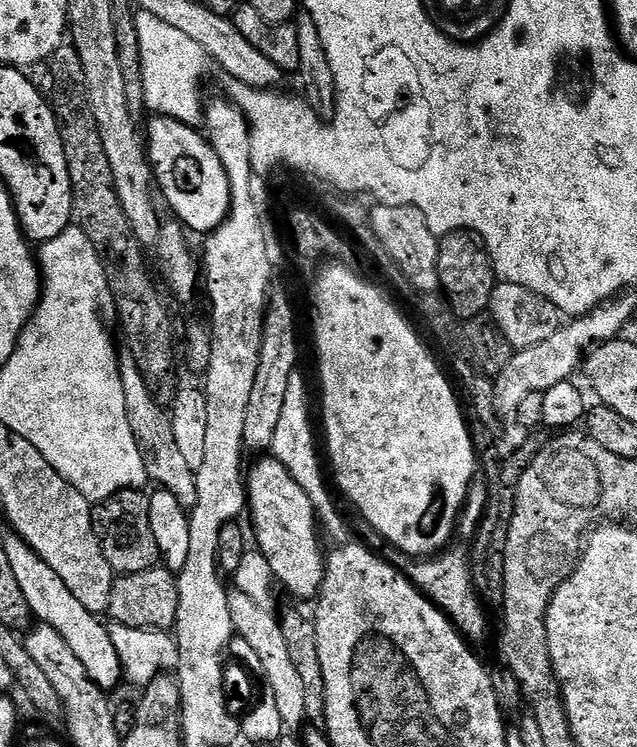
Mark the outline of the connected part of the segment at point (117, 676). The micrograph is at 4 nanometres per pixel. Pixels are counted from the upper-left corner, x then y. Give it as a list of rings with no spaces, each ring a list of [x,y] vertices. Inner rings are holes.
[[[15,534],[8,536],[7,539],[3,539],[2,545],[10,561],[10,568],[14,573],[15,581],[18,582],[18,586],[21,587],[22,594],[26,597],[27,605],[30,606],[33,617],[39,623],[50,625],[58,634],[61,634],[62,638],[66,639],[67,646],[77,655],[78,662],[86,667],[87,676],[90,677],[99,688],[107,692],[113,691],[112,688],[116,687],[119,683],[121,684],[123,681],[123,664],[121,659],[118,658],[118,650],[115,649],[114,642],[110,639],[107,625],[104,622],[100,623],[99,620],[101,619],[95,613],[86,610],[86,608],[82,606],[82,602],[79,602],[78,598],[67,589],[62,578],[60,578],[50,566],[47,566],[46,562],[42,561],[42,558],[38,558],[32,548],[29,547],[20,536]]]

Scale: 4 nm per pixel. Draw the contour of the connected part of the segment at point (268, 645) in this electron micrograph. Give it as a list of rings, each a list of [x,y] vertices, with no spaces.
[[[237,590],[229,591],[228,605],[230,618],[235,635],[246,638],[246,643],[258,654],[264,671],[263,683],[268,683],[270,699],[282,714],[285,729],[292,730],[306,720],[306,690],[302,690],[302,682],[298,679],[298,670],[294,662],[290,662],[290,653],[286,646],[286,637],[282,635],[282,626],[273,611],[263,609],[257,602],[252,601],[246,594]]]

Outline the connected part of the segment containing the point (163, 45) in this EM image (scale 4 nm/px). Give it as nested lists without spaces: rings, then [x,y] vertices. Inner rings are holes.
[[[137,11],[135,18],[147,111],[157,116],[169,116],[183,124],[199,125],[202,120],[200,79],[210,68],[206,50],[202,50],[202,46],[188,35],[182,34],[182,30],[174,30],[174,26],[166,26],[162,18],[154,18],[154,14]]]

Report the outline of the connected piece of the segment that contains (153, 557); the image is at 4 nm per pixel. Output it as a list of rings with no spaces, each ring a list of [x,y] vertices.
[[[127,488],[110,498],[99,501],[92,509],[92,525],[96,536],[100,539],[100,549],[110,562],[113,573],[131,574],[133,572],[145,572],[147,568],[157,567],[161,559],[157,542],[154,540],[154,533],[150,530],[150,502],[149,493],[144,490]]]

